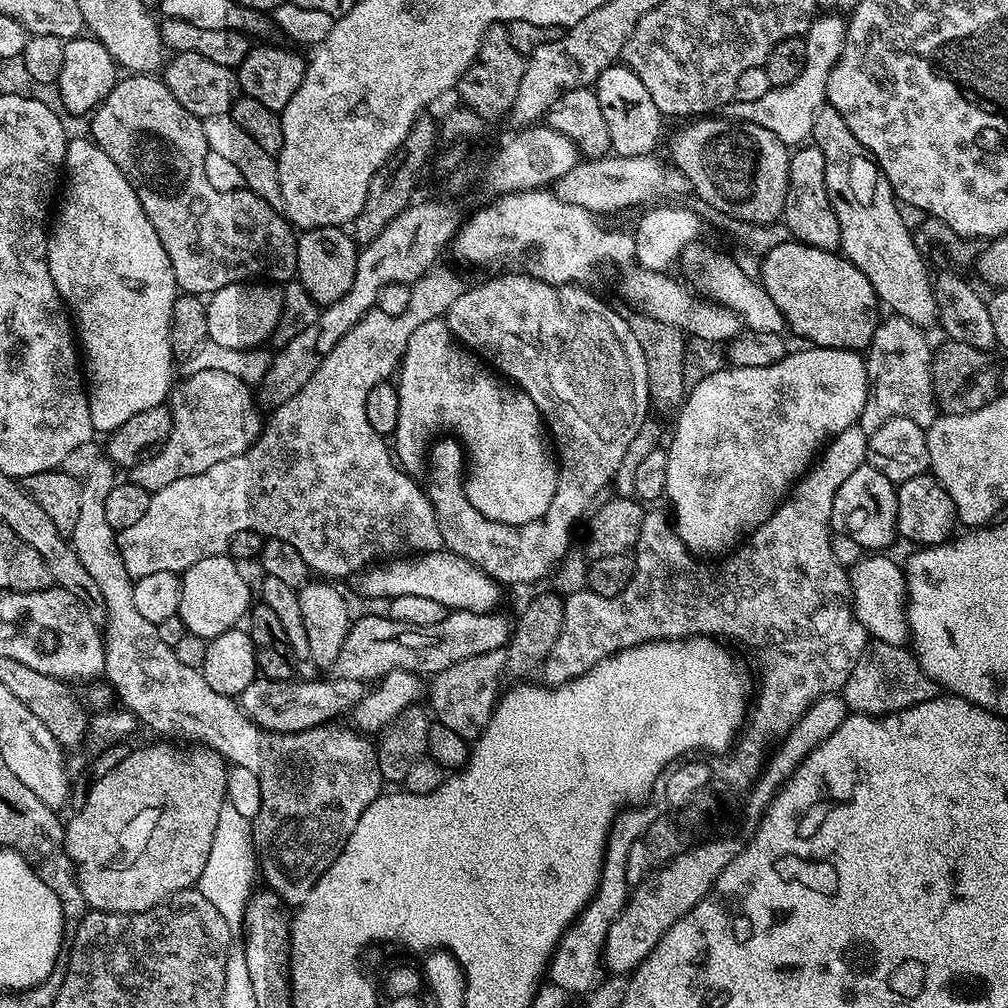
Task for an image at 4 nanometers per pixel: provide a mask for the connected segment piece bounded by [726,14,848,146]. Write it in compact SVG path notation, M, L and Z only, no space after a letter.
M820 14L813 19L808 31L804 33L804 65L800 76L794 82L784 84L780 88L772 88L755 102L736 100L727 105L726 112L733 121L762 126L774 134L784 144L800 146L811 137L814 118L818 110L826 104L826 82L830 78L830 70L836 59L842 54L842 46L846 42L848 25L840 14Z

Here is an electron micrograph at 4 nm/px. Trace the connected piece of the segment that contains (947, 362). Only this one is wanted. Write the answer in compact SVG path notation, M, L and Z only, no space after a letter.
M945 339L943 343L941 348L937 347L932 353L932 385L937 409L950 416L982 410L982 406L995 400L1001 391L1001 365L996 364L991 351L957 340Z

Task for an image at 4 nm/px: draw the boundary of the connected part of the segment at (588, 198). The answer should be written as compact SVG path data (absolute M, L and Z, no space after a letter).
M609 154L595 158L581 159L574 166L574 170L557 180L554 191L562 202L571 202L574 206L582 206L586 210L597 214L604 212L618 212L628 208L647 196L653 196L653 201L668 202L671 196L689 195L688 179L682 170L674 166L664 168L657 155L650 156L617 156Z

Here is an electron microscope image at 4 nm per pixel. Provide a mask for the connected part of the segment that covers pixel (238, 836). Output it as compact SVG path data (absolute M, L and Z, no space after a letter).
M226 802L218 814L218 827L214 829L210 858L206 858L206 867L198 881L198 891L202 898L206 898L206 902L218 909L222 918L226 918L226 926L230 926L233 934L239 933L244 927L246 906L257 887L256 880L258 884L258 857L252 842L252 822L242 818L242 814L238 814L238 810Z

